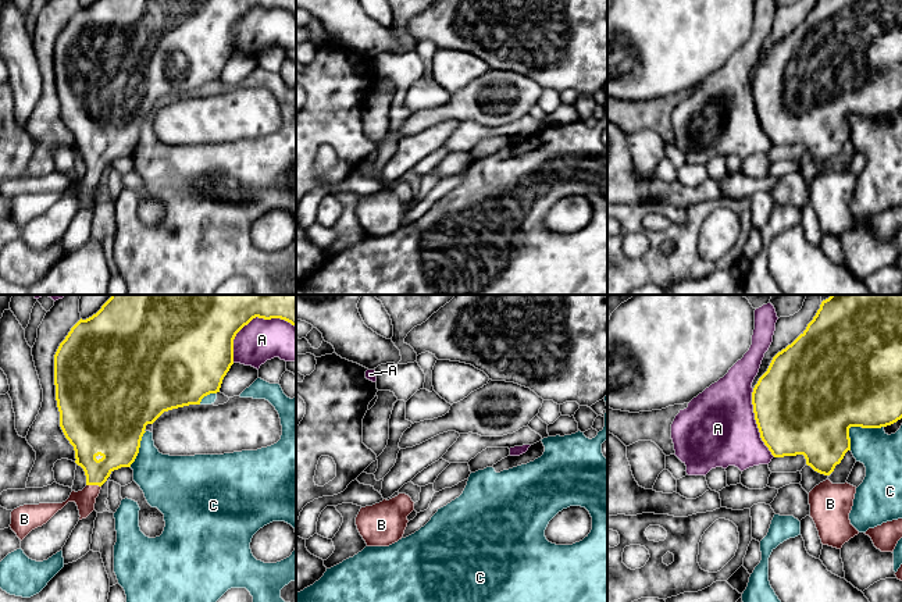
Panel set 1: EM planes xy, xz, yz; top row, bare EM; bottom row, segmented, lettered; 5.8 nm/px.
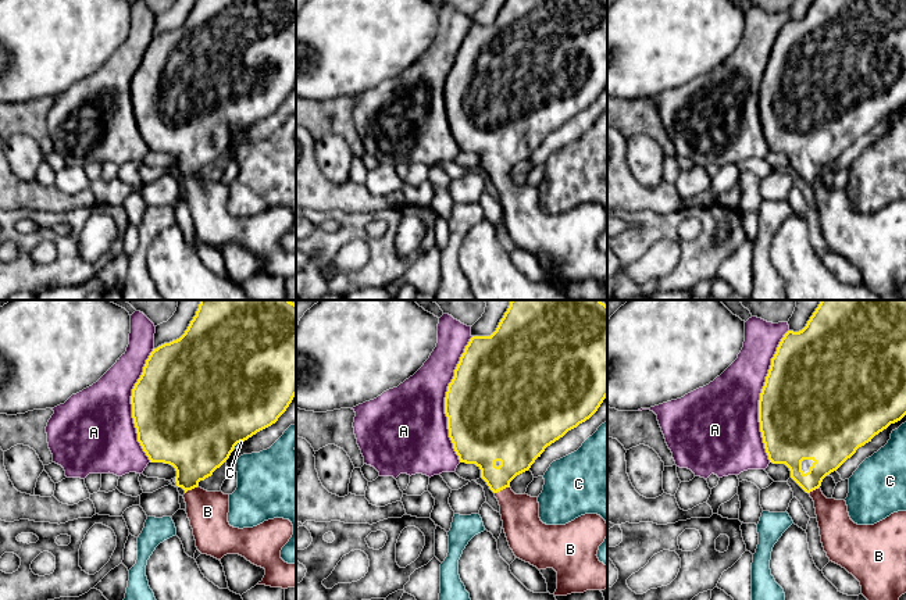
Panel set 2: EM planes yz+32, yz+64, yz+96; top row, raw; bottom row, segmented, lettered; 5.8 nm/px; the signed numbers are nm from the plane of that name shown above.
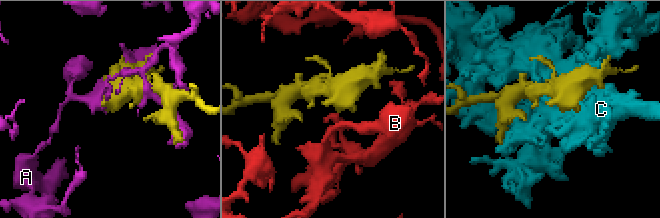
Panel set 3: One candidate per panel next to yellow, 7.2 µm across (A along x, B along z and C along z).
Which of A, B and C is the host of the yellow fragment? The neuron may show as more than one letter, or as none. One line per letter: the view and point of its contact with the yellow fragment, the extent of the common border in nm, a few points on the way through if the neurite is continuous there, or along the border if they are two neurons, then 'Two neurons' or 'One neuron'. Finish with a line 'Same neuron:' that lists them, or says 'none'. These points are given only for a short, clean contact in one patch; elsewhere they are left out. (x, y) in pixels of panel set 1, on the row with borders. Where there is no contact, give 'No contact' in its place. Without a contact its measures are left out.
A: Touches yellow at xy (252, 319). Shared border 420 nm. Two neurons
B: Touches yellow at xy (93, 484). Shared border 90 nm. Path across: xy (118, 449), (96, 474), (93, 484), (85, 499). One neuron
C: Touches yellow at yz (855, 426). Shared border 240 nm. Two neurons
Same neuron: B

